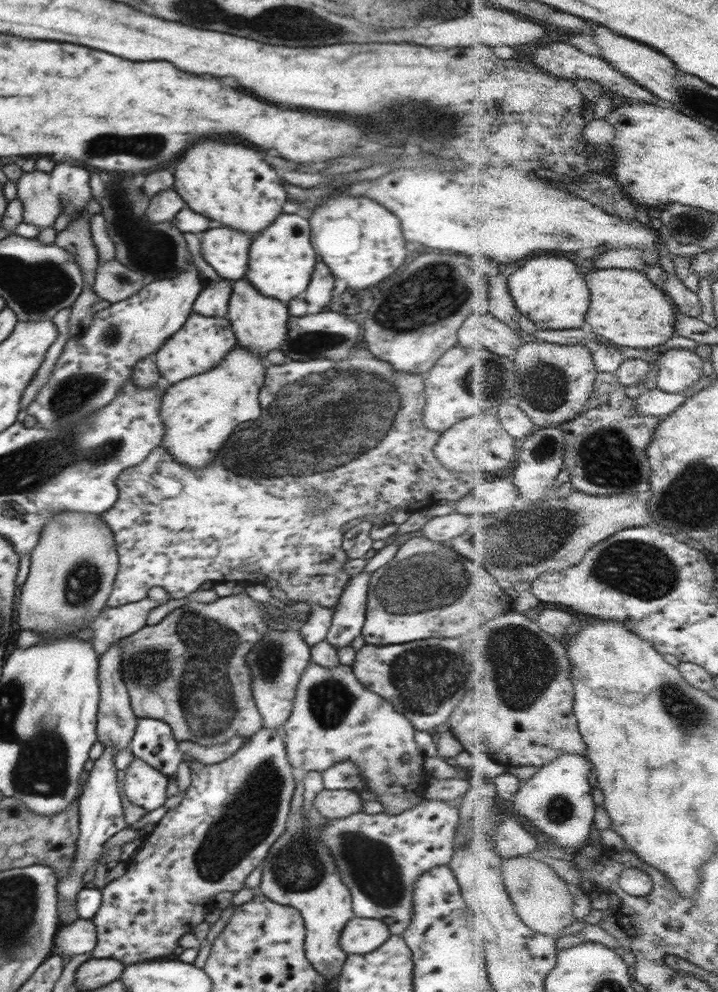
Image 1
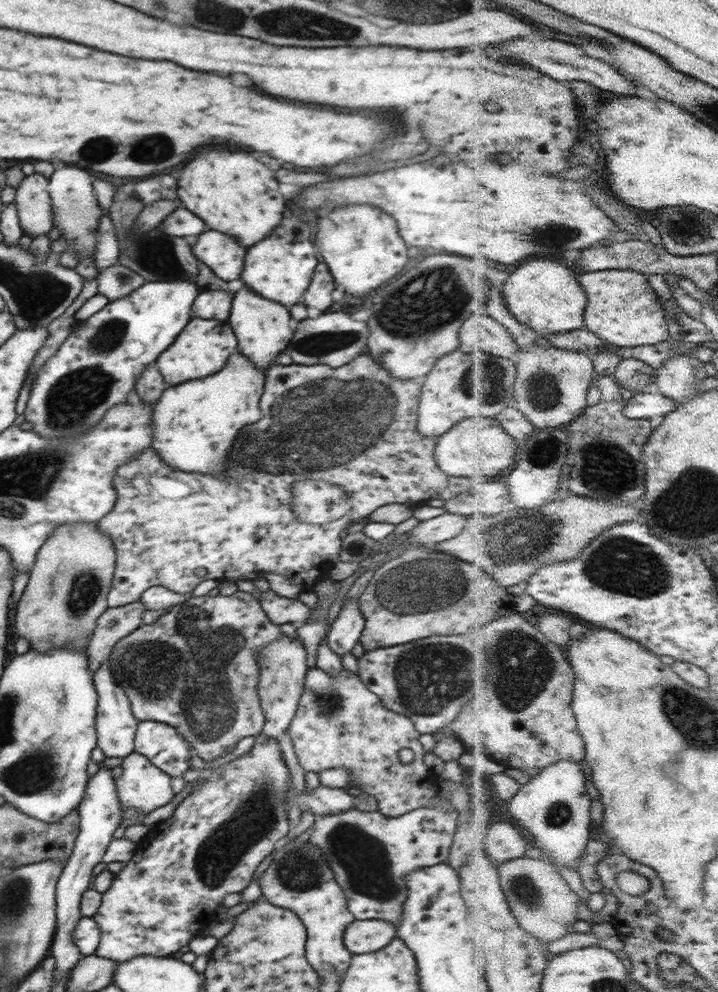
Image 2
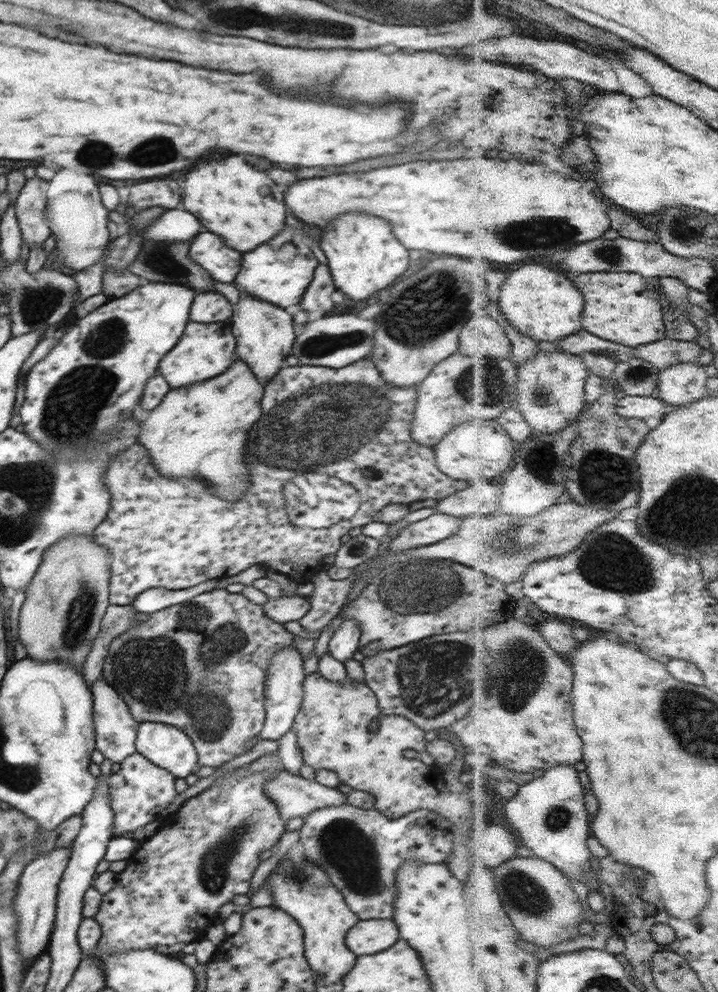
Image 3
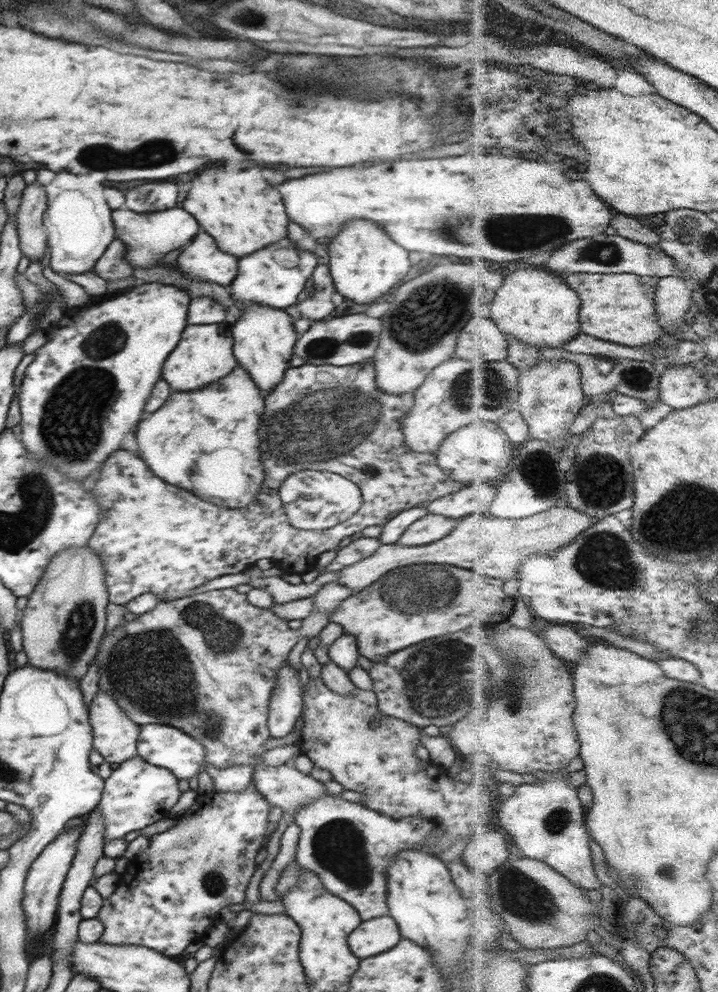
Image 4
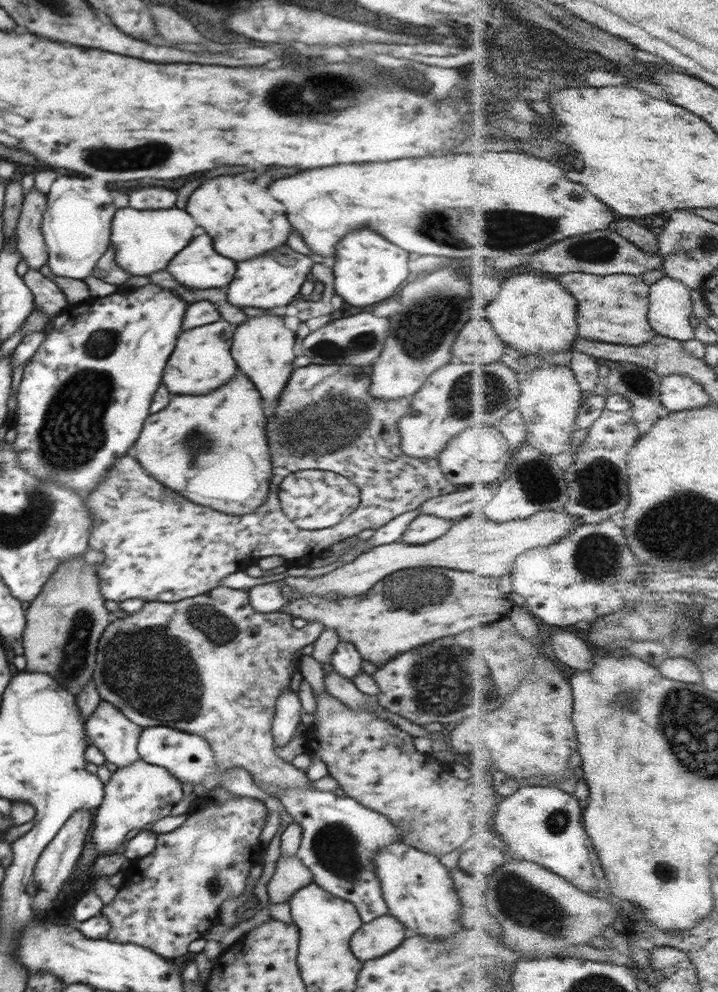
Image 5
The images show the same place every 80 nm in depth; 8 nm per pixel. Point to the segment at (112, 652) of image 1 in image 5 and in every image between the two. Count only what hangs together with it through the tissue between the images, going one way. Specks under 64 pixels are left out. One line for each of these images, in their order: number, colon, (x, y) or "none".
2: (116, 726)
3: (115, 729)
4: (115, 736)
5: (109, 730)

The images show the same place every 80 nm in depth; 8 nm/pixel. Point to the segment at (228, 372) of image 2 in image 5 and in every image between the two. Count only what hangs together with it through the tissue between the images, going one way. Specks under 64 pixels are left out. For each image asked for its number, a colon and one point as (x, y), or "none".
3: (200, 430)
4: (214, 432)
5: (222, 434)

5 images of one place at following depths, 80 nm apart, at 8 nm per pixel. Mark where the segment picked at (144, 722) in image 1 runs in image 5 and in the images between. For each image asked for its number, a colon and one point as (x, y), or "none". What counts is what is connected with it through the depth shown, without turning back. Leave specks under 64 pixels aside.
2: (162, 745)
3: (168, 747)
4: (168, 747)
5: (188, 757)

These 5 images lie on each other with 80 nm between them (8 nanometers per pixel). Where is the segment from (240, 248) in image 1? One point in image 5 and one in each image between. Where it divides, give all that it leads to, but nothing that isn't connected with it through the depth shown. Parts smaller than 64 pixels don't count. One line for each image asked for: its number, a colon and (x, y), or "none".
2: (225, 257)
3: (207, 250)
4: (202, 260)
5: (197, 265)

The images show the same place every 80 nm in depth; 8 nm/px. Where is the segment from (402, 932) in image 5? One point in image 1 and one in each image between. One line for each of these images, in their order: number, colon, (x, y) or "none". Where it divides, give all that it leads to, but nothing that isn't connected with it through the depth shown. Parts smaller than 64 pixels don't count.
1: (359, 936)
2: (362, 936)
3: (366, 937)
4: (372, 937)

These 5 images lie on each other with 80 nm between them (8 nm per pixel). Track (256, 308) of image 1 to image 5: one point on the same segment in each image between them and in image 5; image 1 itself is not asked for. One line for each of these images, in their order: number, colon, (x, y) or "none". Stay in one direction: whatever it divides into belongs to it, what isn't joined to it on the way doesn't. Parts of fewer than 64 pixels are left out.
2: (263, 328)
3: (265, 334)
4: (264, 338)
5: (264, 348)

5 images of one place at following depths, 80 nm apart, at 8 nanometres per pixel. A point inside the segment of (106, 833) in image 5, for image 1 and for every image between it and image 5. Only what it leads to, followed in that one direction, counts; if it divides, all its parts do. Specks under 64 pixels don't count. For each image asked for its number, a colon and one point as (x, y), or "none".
1: (143, 785)
2: (143, 787)
3: (139, 791)
4: (137, 794)

